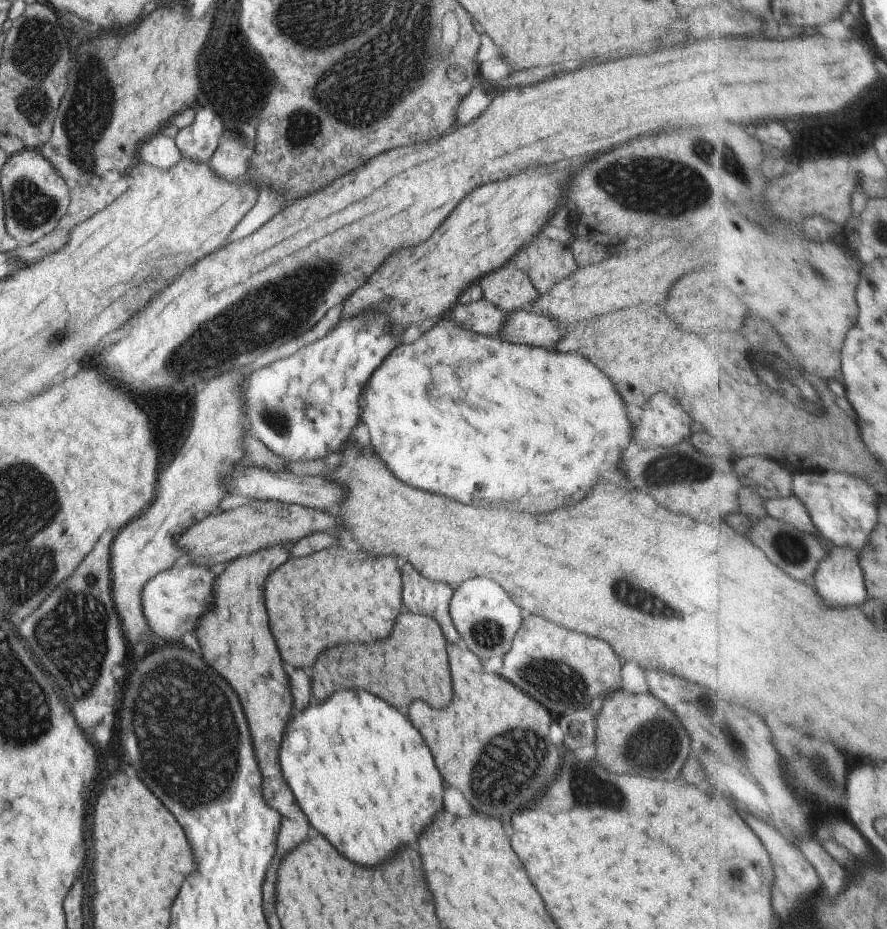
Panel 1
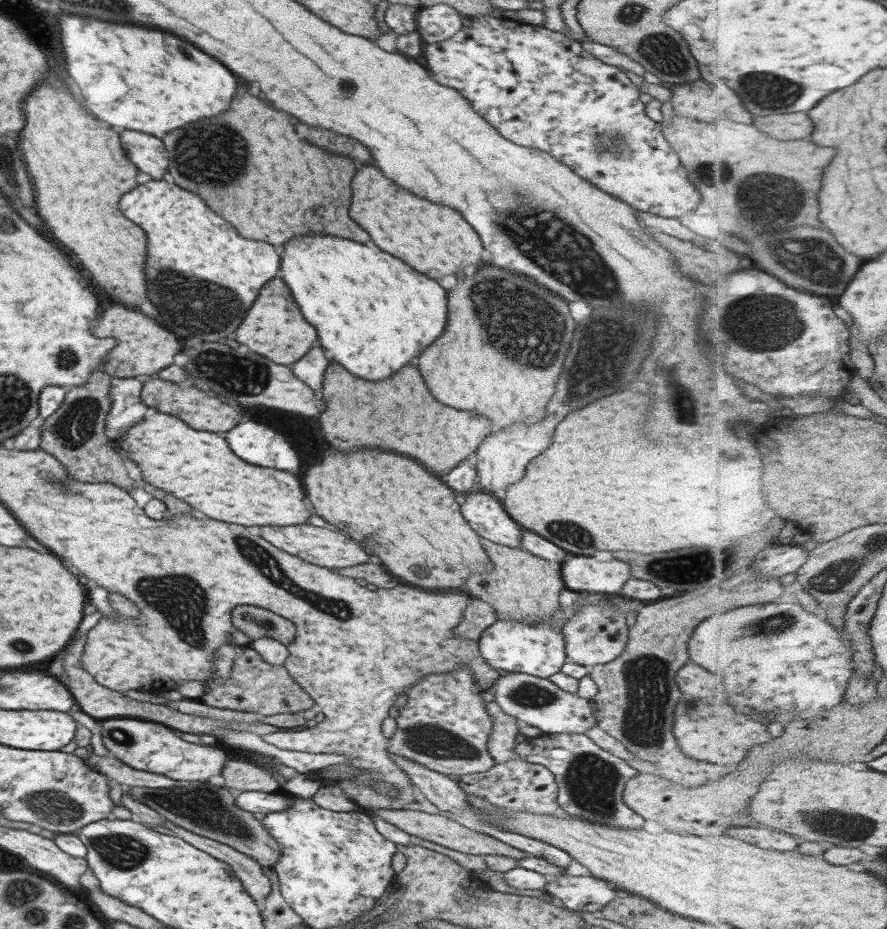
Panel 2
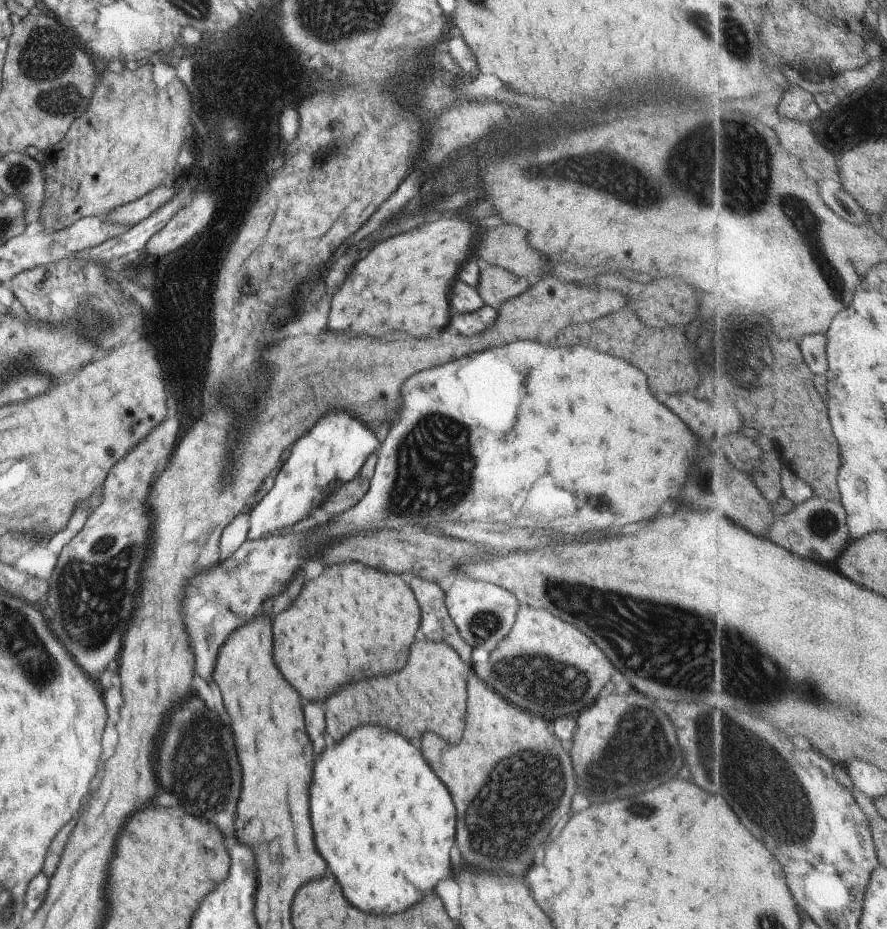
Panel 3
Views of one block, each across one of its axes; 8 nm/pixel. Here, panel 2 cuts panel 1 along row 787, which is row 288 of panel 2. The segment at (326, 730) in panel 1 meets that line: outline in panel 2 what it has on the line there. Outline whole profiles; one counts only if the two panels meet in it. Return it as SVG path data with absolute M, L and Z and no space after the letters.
M297 236L283 244L279 278L291 290L303 318L317 330L321 348L331 352L345 370L365 380L381 380L399 370L433 342L445 324L445 290L435 280L415 272L379 248L369 248L337 236Z

